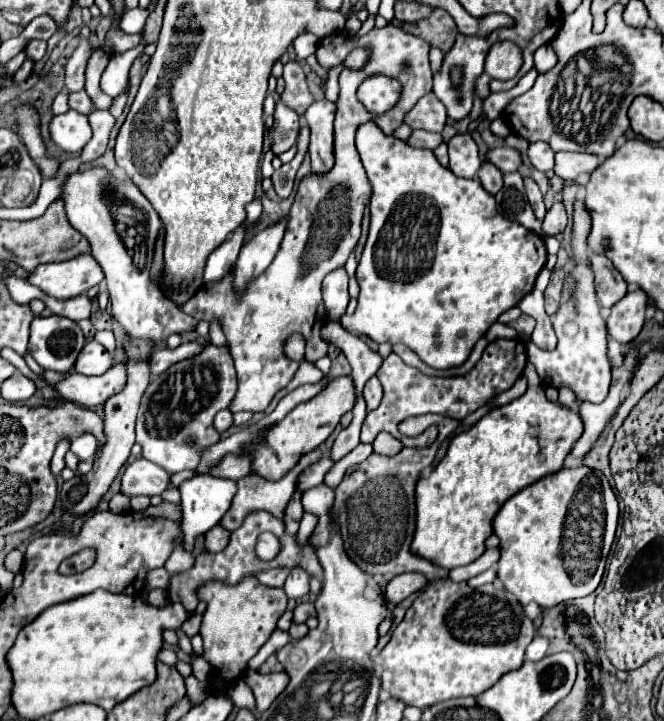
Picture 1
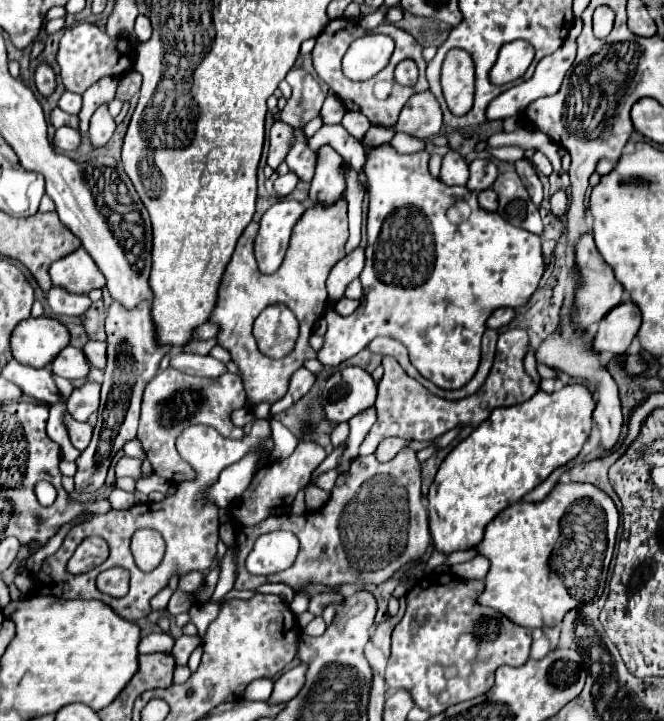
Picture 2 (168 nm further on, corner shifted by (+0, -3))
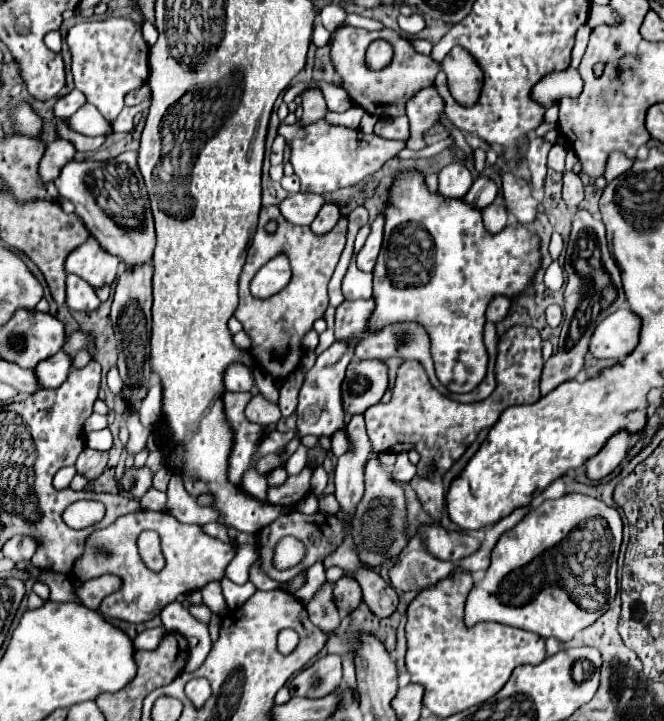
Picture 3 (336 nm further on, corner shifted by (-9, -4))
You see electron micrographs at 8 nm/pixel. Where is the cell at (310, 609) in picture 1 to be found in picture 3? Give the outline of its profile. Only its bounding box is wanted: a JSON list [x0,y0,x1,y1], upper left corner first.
[332,576,362,612]

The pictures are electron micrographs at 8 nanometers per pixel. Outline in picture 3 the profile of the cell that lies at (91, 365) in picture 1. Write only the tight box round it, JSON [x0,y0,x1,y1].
[36,350,72,388]

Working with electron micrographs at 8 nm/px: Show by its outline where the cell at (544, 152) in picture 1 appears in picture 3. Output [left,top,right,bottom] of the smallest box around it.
[548,146,566,172]

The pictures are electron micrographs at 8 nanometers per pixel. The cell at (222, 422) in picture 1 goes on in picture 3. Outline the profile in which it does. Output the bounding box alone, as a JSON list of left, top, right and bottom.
[246,394,282,426]

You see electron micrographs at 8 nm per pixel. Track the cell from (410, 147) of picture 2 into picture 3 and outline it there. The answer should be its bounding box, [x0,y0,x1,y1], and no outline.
[278,120,406,194]

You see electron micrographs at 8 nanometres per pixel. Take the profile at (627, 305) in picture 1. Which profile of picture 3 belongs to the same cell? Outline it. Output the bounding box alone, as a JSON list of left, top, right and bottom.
[590,308,642,358]

